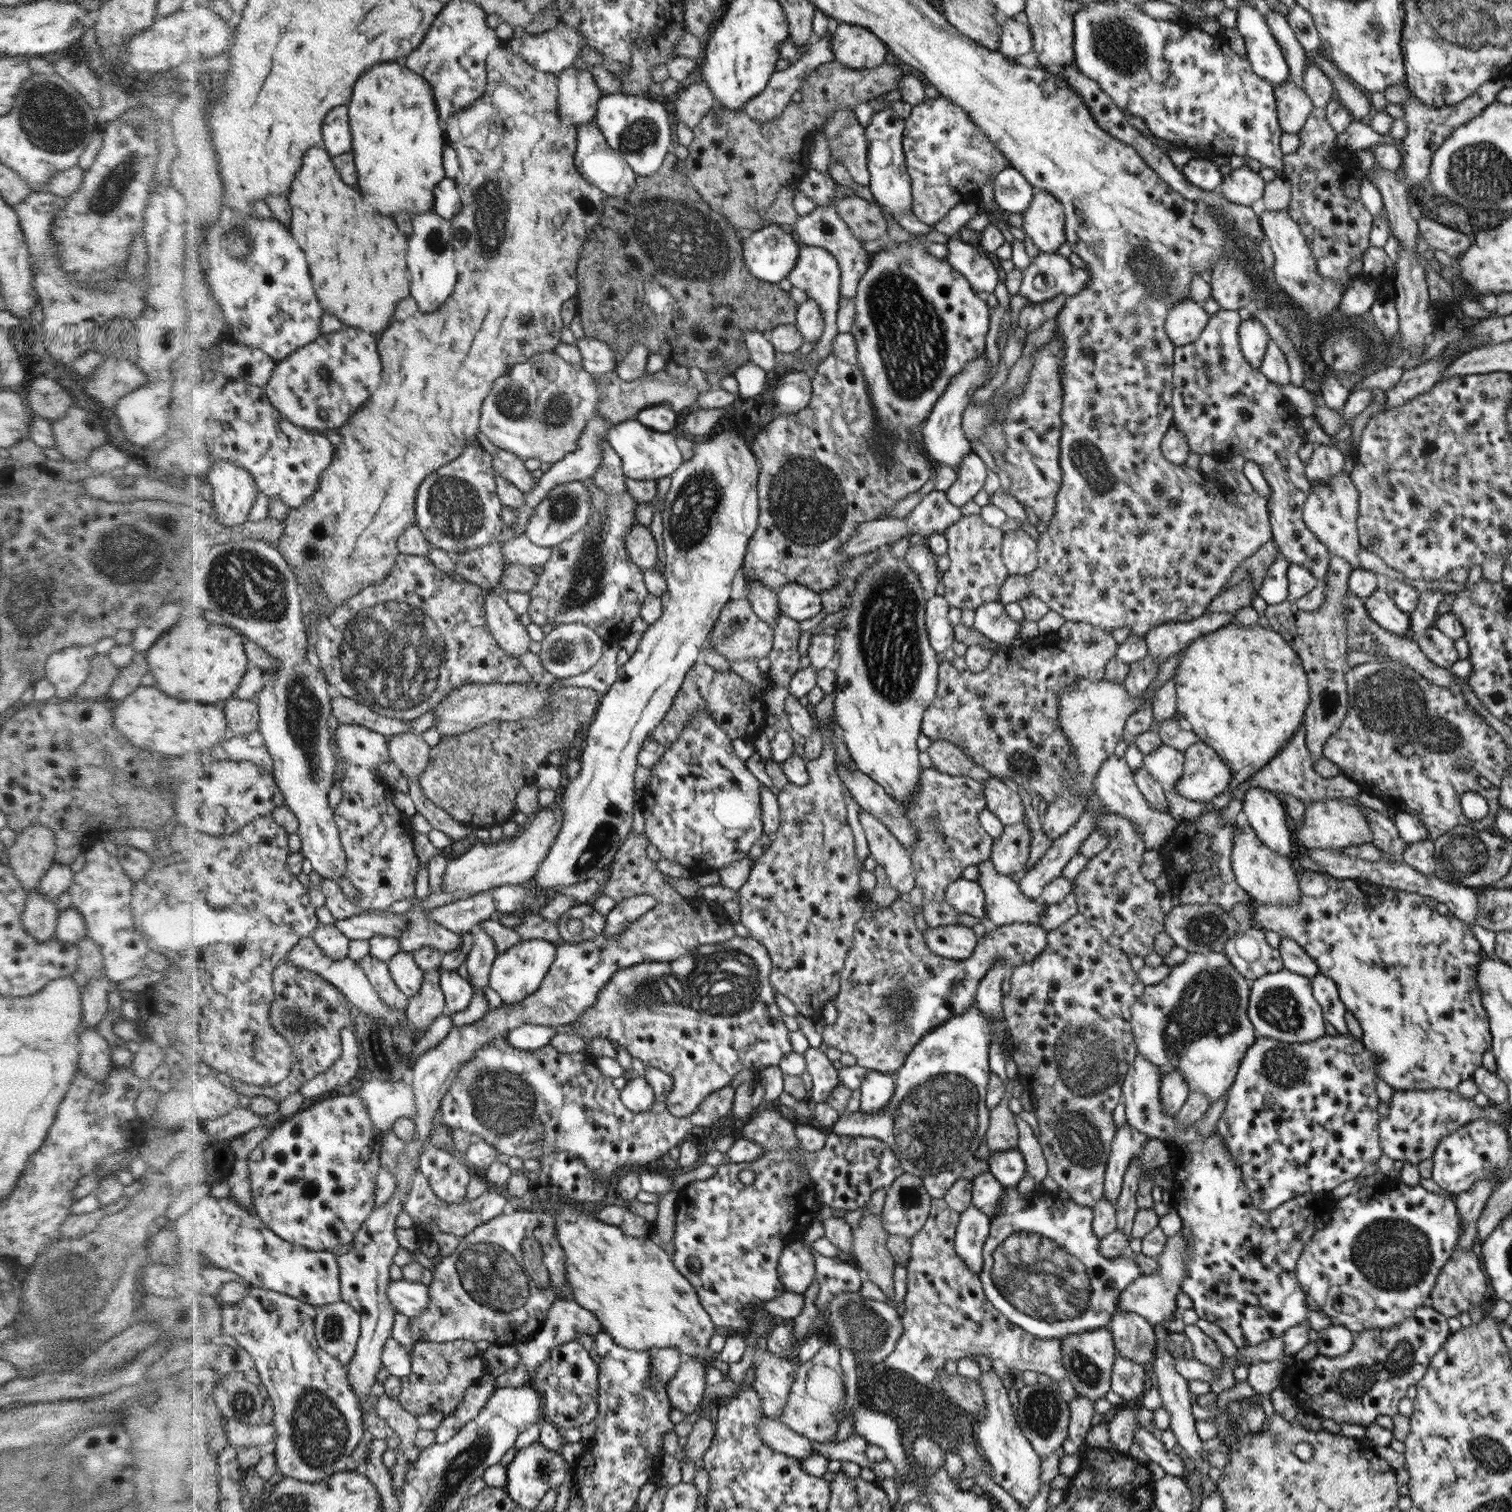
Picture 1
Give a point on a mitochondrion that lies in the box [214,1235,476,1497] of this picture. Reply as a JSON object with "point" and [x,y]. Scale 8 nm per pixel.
{"point":[320,1432]}

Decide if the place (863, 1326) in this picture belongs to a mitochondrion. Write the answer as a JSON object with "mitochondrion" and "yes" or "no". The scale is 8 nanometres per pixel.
{"mitochondrion":"yes"}

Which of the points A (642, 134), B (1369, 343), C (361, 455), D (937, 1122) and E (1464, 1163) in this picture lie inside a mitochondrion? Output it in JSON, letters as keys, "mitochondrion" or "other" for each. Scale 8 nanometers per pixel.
{"A":"mitochondrion","B":"other","C":"other","D":"mitochondrion","E":"other"}

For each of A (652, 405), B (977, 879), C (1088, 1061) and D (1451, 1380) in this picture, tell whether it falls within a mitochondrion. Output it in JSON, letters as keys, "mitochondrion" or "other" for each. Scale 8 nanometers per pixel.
{"A":"other","B":"other","C":"mitochondrion","D":"other"}

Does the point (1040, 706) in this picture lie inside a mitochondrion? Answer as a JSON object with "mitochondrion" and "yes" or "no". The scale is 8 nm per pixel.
{"mitochondrion":"no"}

